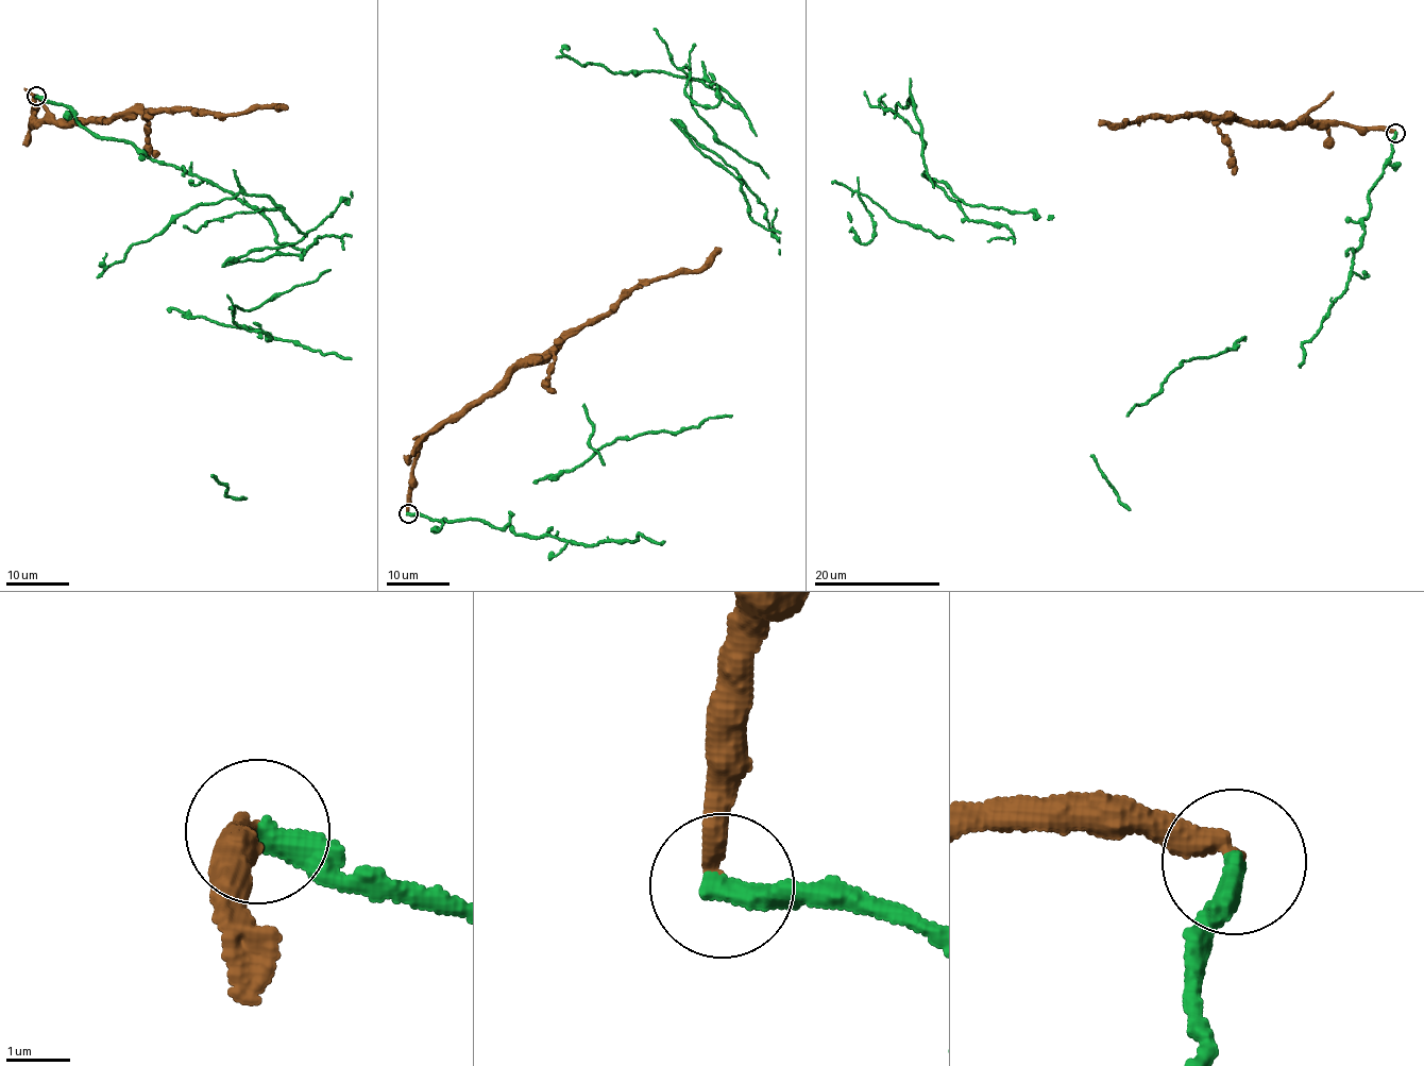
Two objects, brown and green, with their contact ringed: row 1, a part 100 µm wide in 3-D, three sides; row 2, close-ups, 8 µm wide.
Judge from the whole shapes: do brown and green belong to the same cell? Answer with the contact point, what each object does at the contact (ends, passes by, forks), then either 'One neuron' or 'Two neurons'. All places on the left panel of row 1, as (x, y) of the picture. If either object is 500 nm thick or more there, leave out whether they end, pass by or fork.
Place: (36, 96). At the ring brown ends. At the ring green ends. Two neurons

